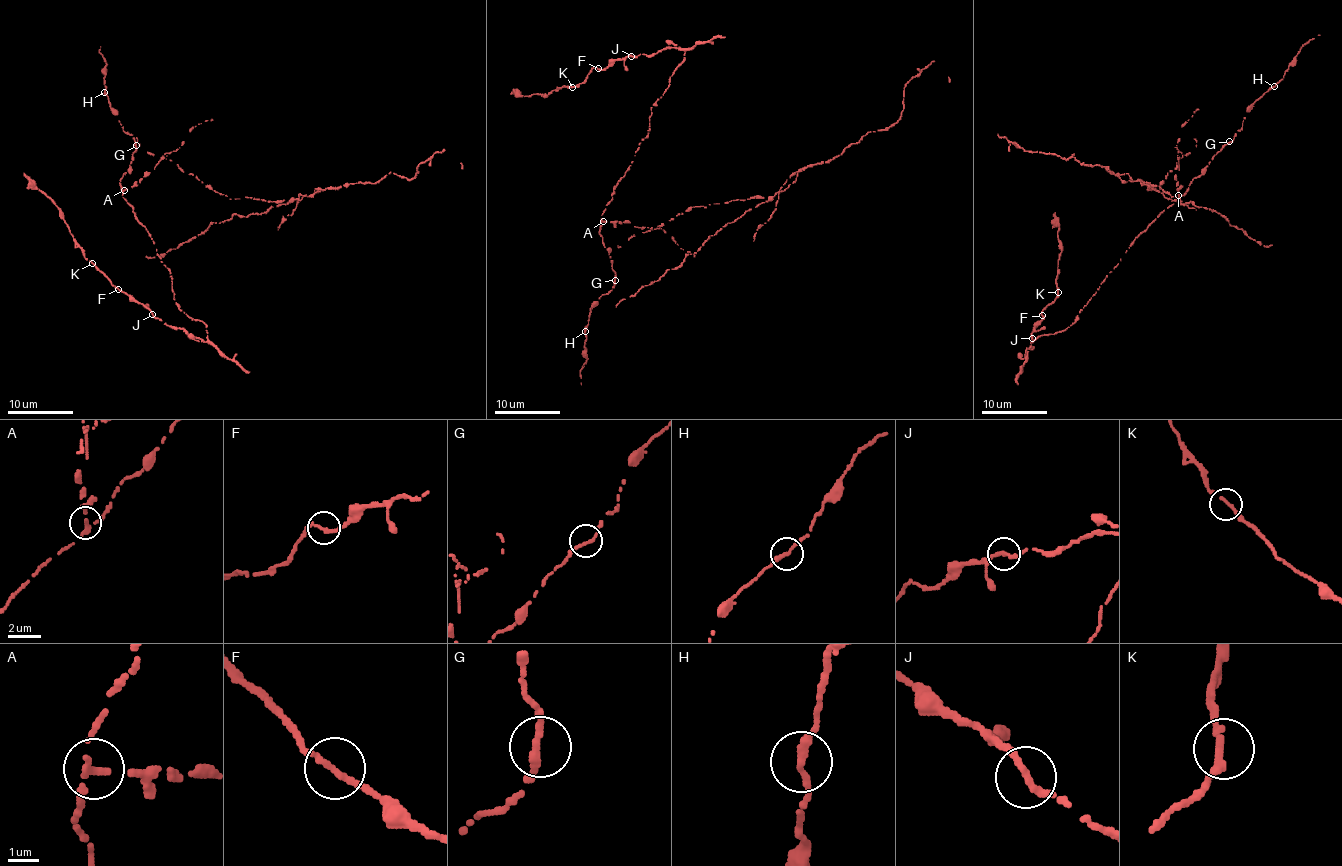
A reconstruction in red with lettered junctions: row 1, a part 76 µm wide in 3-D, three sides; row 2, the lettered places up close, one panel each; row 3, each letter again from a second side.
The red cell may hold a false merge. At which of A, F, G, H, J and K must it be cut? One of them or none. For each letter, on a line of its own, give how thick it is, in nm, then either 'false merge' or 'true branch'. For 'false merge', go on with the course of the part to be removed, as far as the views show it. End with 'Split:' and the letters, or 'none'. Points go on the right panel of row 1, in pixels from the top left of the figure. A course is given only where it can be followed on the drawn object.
A: calibre 220 nm; false merge
F: calibre 220 nm; true branch
G: calibre 240 nm; true branch
H: calibre 260 nm; true branch
J: calibre 260 nm; true branch
K: calibre 240 nm; true branch
Split: A

